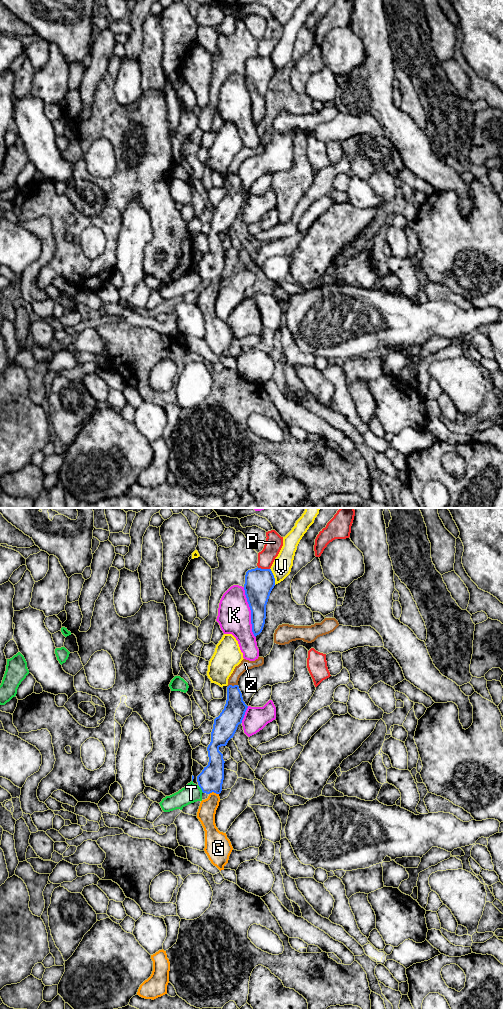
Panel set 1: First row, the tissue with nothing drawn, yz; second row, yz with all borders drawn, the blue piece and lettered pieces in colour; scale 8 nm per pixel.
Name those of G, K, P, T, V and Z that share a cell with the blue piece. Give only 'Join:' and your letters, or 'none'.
Join: G

